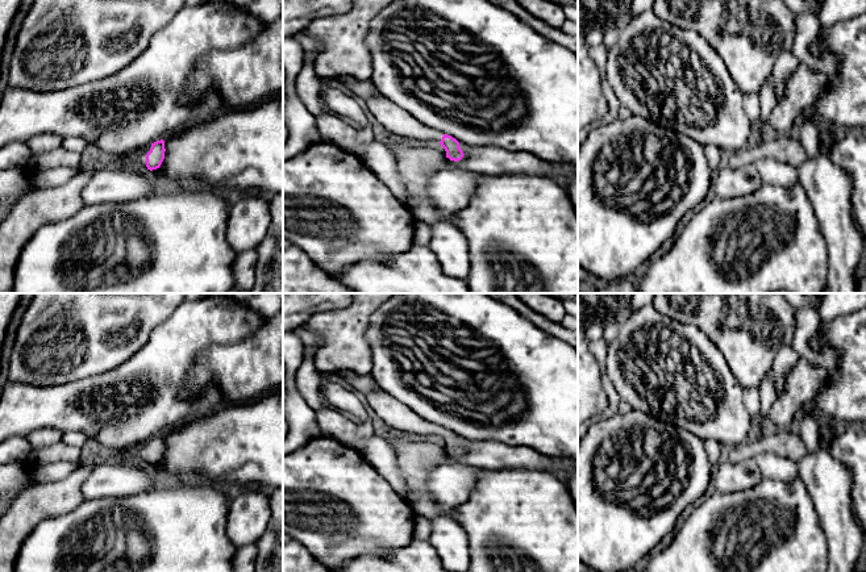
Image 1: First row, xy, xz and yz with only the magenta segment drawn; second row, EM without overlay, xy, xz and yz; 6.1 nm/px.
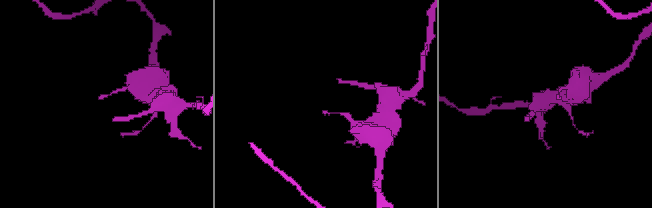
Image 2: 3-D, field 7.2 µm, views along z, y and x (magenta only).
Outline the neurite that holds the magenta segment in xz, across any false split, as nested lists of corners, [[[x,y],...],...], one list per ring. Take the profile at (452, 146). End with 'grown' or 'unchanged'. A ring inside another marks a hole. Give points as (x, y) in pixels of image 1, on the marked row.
[[[383,96],[369,99],[365,108],[403,142],[441,145],[446,151],[446,158],[454,162],[461,160],[465,155],[455,138],[428,128],[411,113]]]; grown

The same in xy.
[[[157,141],[146,147],[136,149],[117,155],[107,155],[105,164],[157,170],[165,159],[165,141]]]; grown

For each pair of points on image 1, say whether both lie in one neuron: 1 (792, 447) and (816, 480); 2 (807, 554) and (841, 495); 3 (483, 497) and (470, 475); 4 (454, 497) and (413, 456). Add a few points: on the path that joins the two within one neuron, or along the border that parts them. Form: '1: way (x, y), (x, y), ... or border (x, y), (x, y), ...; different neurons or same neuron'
1: border (807, 454), (796, 463); different neurons
2: border (811, 499), (827, 543), (828, 558); different neurons
3: border (483, 470), (471, 495), (457, 508); different neurons
4: border (434, 467), (428, 479), (428, 491), (438, 504); different neurons

